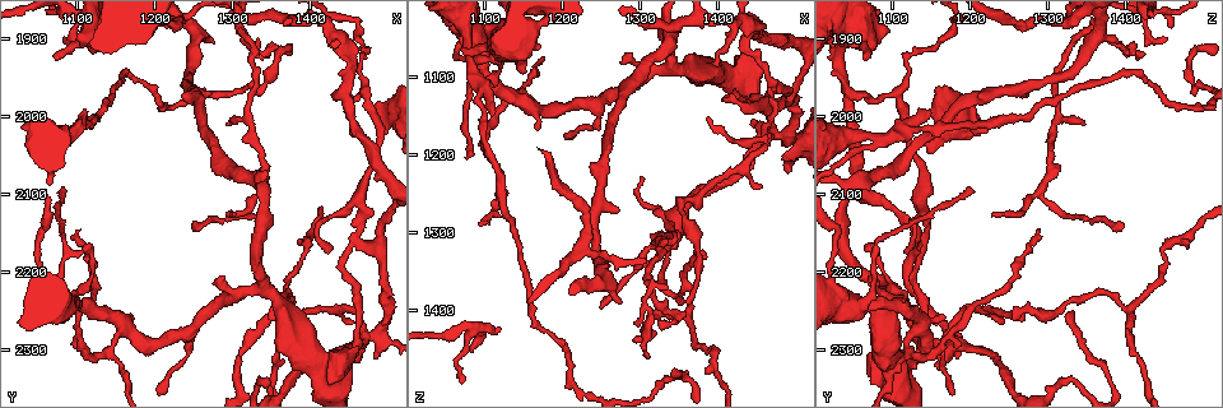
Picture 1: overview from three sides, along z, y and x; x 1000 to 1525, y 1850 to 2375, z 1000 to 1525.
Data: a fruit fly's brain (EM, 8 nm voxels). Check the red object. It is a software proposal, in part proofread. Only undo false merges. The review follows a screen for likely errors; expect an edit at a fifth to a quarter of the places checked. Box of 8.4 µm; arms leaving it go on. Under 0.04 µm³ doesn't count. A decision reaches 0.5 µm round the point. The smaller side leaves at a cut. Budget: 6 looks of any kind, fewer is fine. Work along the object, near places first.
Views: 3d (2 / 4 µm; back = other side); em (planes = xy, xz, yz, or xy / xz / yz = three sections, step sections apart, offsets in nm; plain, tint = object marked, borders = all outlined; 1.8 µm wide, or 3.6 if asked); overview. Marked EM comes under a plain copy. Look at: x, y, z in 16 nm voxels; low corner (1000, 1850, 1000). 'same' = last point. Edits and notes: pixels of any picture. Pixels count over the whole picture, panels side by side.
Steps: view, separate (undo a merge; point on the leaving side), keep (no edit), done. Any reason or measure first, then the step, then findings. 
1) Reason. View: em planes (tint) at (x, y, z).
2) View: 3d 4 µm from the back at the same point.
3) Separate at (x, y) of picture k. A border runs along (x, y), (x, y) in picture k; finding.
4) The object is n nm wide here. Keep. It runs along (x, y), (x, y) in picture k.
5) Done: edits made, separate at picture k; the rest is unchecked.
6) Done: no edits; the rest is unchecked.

Sudden change in width. View: em planes (borders) at (1335, 2220, 1090).

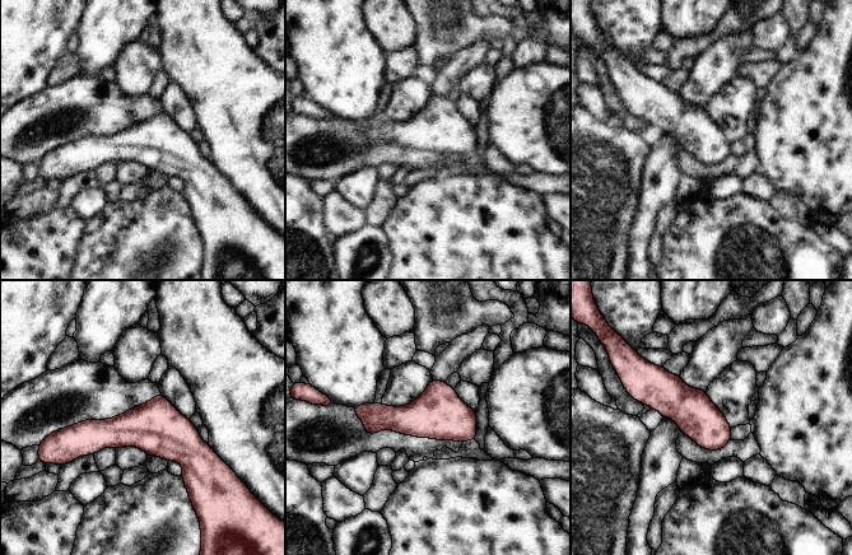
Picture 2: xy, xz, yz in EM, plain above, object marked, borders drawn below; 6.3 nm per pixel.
Keep. It runs along (68, 437), (170, 434), (212, 455) in picture 2; all the same neuron.

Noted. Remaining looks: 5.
Thin arm on a thick one. View: em 3.6 µm planes (tint) at (1430, 2320, 1105).

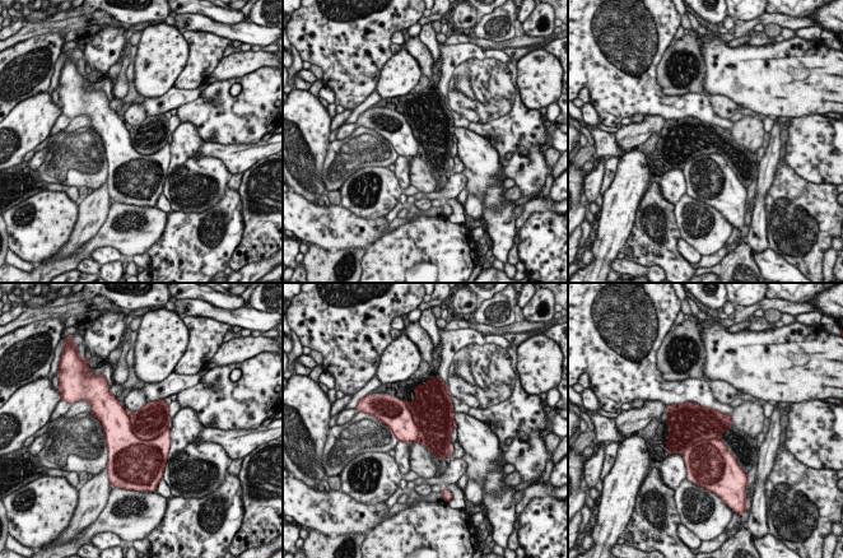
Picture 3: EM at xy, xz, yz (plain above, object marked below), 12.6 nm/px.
Keep. All the same neuron.

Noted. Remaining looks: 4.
Branch point. View: em planes (tint) at (1160, 2270, 1140).

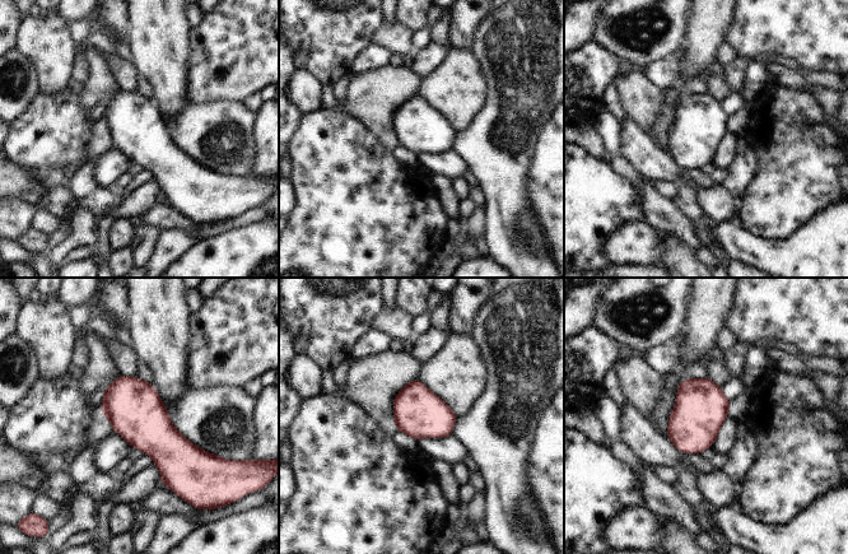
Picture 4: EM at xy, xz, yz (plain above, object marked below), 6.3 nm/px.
The object is 300 nm wide here. Keep. One neuron here.

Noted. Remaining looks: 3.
Done: no edits; the rest is unchecked.

